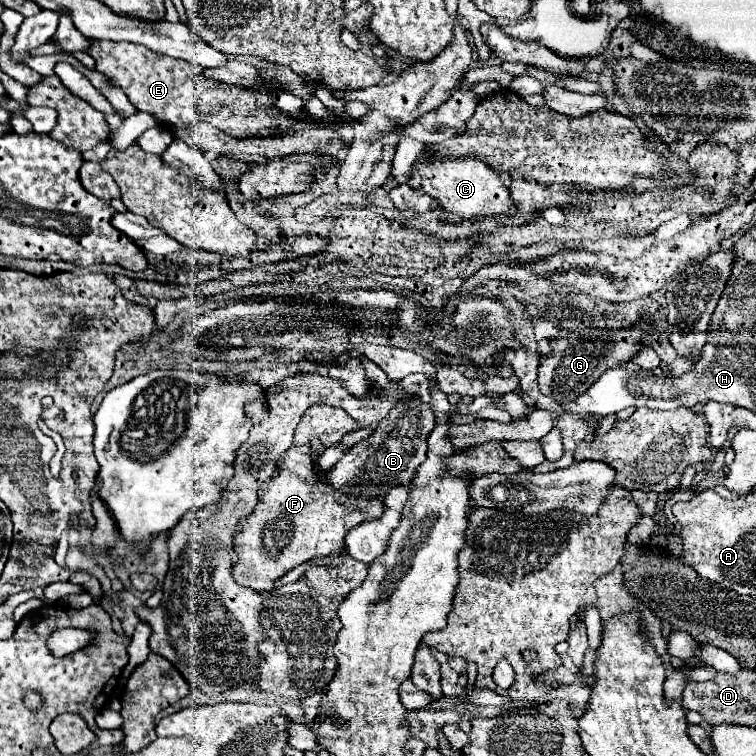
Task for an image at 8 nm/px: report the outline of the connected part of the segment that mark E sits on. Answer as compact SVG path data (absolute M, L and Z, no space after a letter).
M91 40L89 54L95 58L95 68L107 74L115 84L123 88L129 96L129 102L137 110L153 112L157 120L163 124L181 128L197 122L211 122L215 128L223 130L223 134L233 138L247 136L277 136L283 134L285 128L291 126L289 114L281 112L271 96L263 96L243 86L229 86L203 76L199 66L187 64L185 60L175 60L165 54L151 52L139 44L127 42L107 42L107 40Z

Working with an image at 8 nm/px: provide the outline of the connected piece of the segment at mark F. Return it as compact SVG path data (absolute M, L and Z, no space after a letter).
M323 402L313 404L303 414L295 430L293 446L279 458L273 476L259 484L255 510L243 518L235 530L235 552L239 554L239 562L233 566L233 578L237 584L249 586L255 592L271 592L275 580L291 568L317 556L341 554L345 550L345 534L353 526L383 514L383 498L349 498L345 492L331 488L323 480L325 474L315 468L311 438L317 438L323 448L331 448L341 444L345 434L355 430L359 430L359 424L355 424L351 416Z

